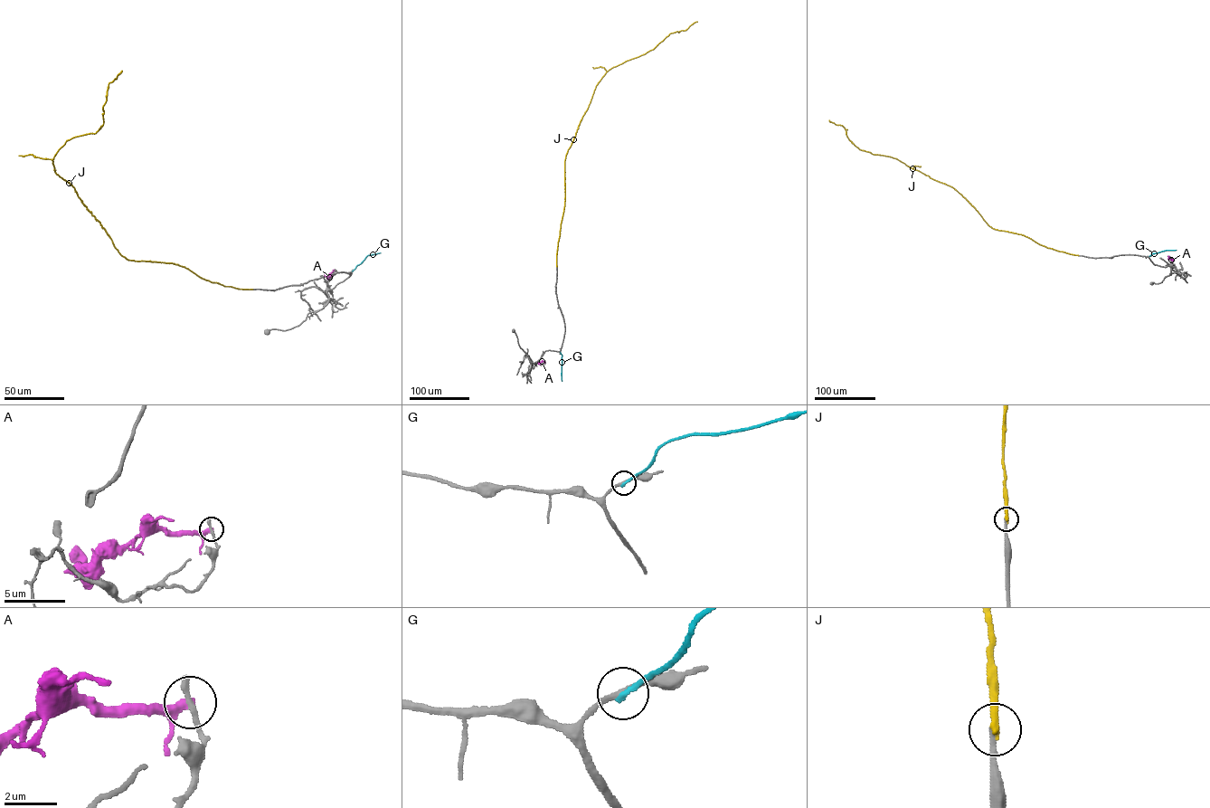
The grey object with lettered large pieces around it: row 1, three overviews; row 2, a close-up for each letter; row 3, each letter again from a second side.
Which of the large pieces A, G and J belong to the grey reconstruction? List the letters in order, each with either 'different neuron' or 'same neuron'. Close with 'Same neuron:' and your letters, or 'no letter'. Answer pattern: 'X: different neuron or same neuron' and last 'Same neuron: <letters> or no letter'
A: different neuron
G: different neuron
J: different neuron
Same neuron: no letter

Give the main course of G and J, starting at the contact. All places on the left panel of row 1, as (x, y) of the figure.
G: (353, 270), (368, 255), (380, 252)
J: (252, 289), (173, 263), (128, 261), (55, 171), (67, 140), (102, 126), (108, 84), (122, 71)

